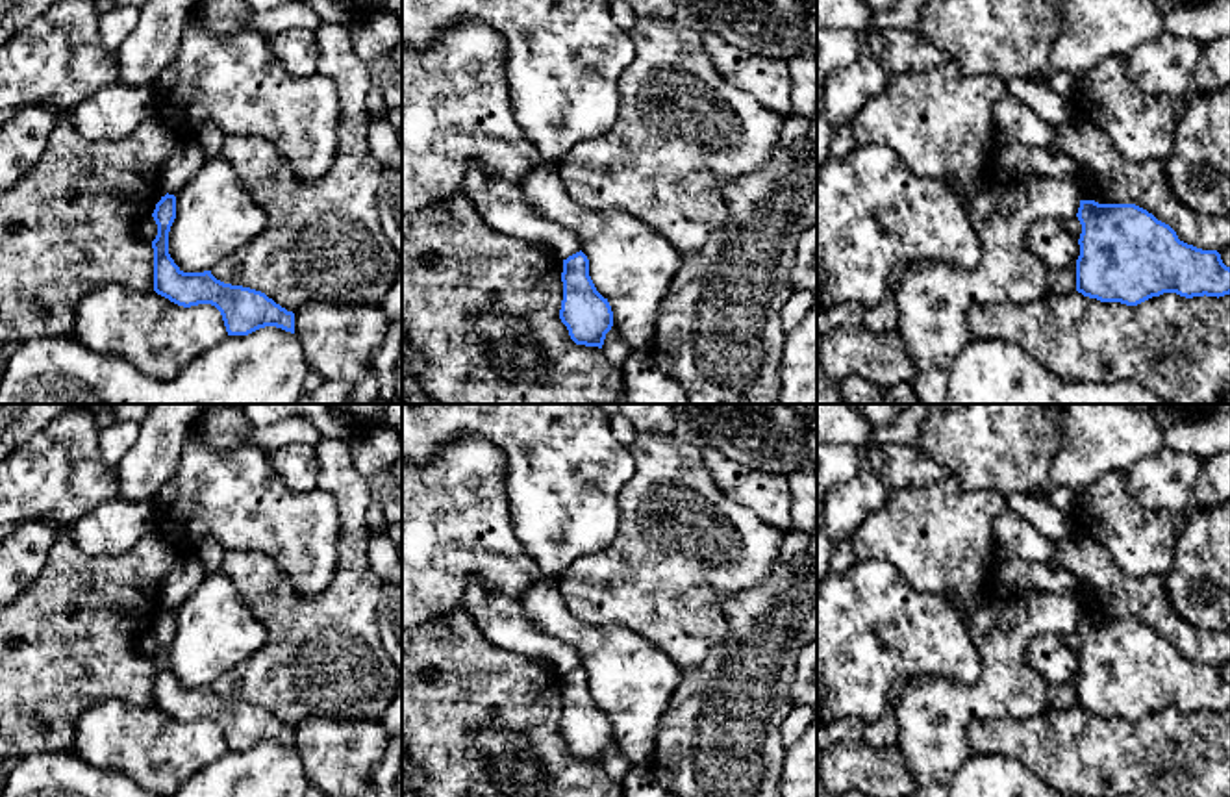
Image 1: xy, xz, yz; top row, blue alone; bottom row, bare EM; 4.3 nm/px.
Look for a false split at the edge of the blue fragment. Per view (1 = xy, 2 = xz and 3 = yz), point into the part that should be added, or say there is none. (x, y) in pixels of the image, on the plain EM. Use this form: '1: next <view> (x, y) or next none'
1: next none
2: next none
3: next none

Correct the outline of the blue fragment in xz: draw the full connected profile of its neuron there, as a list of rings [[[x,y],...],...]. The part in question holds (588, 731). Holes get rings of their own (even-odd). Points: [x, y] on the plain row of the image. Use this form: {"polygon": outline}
{"polygon": [[[582,665],[563,675],[561,697],[559,734],[571,754],[576,760],[602,764],[613,741],[613,727],[608,714],[596,706],[589,691],[589,675]]]}

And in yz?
{"polygon": [[[1080,615],[1076,706],[1100,717],[1137,721],[1163,708],[1193,712],[1230,710],[1230,682],[1217,665],[1202,665],[1178,654],[1176,647],[1136,619]]]}

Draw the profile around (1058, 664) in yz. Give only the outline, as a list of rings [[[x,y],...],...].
[[[1043,634],[1032,639],[1026,660],[1050,686],[1065,684],[1080,671],[1078,652],[1063,643],[1061,634]]]

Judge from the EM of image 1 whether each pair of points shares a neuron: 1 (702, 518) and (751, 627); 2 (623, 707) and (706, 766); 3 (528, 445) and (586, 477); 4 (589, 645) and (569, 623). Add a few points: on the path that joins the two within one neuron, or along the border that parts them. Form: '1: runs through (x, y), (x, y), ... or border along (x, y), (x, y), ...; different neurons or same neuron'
1: border along (773, 568), (760, 582), (723, 594); different neurons
2: border along (677, 690), (658, 723), (654, 755), (649, 766); different neurons
3: runs through (543, 445), (549, 445), (571, 468); same neuron
4: runs through (584, 640), (573, 629); same neuron

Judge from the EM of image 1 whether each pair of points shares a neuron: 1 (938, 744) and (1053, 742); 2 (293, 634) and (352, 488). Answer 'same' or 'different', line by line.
1: different
2: same

